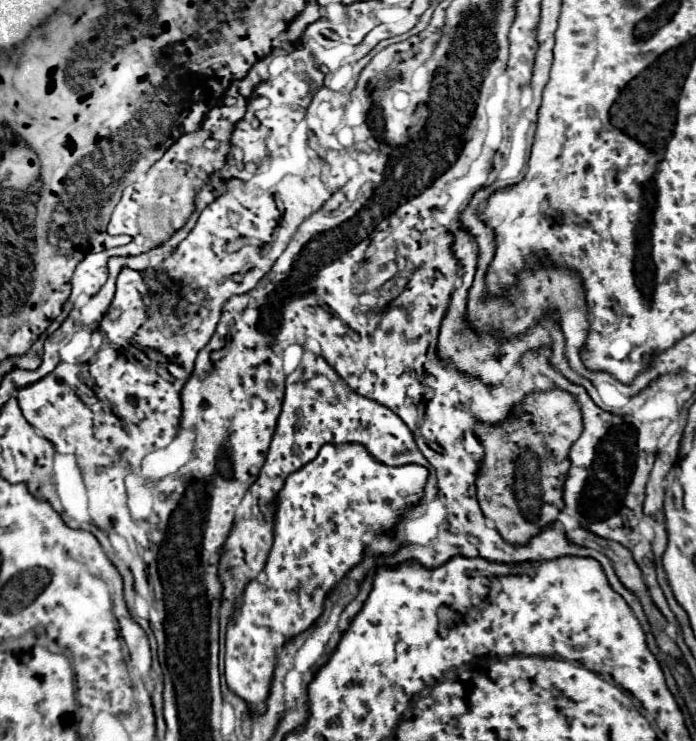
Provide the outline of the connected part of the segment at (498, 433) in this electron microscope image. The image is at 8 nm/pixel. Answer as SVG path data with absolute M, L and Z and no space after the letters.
M557 388L543 394L539 392L527 396L517 408L513 408L509 418L501 426L479 424L477 434L485 448L485 458L477 476L477 500L485 518L495 524L505 542L523 546L523 542L529 542L531 538L535 538L535 534L541 534L557 520L557 514L563 508L561 494L569 470L569 448L581 436L581 432L583 422L579 410L575 408L575 398Z

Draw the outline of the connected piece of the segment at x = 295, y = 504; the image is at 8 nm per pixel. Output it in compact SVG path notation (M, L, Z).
M323 444L319 454L307 462L307 466L291 472L287 478L285 478L285 484L283 488L279 490L277 494L277 514L275 514L275 540L273 540L273 546L271 546L271 552L267 556L267 562L265 562L265 568L263 572L267 574L267 582L259 582L259 580L251 580L245 584L245 590L243 594L237 598L235 606L233 606L233 614L227 622L227 632L225 632L225 682L227 682L227 688L237 694L241 700L245 700L245 704L249 704L249 712L259 716L259 714L265 714L267 710L267 704L265 704L265 698L269 698L269 692L271 692L271 682L273 682L273 672L275 672L275 664L277 664L277 650L287 644L291 638L299 636L301 632L309 630L315 620L323 614L323 604L325 604L325 598L329 596L329 592L347 576L347 572L351 568L355 568L363 556L365 556L365 542L361 540L365 532L373 532L373 534L391 534L397 526L397 522L401 520L401 516L405 512L409 512L411 508L415 508L421 498L423 498L423 490L425 490L425 484L427 484L427 468L423 466L417 466L417 464L407 464L407 466L397 466L397 468L391 468L391 466L385 466L383 462L375 460L367 450L365 446L359 446L359 444Z

